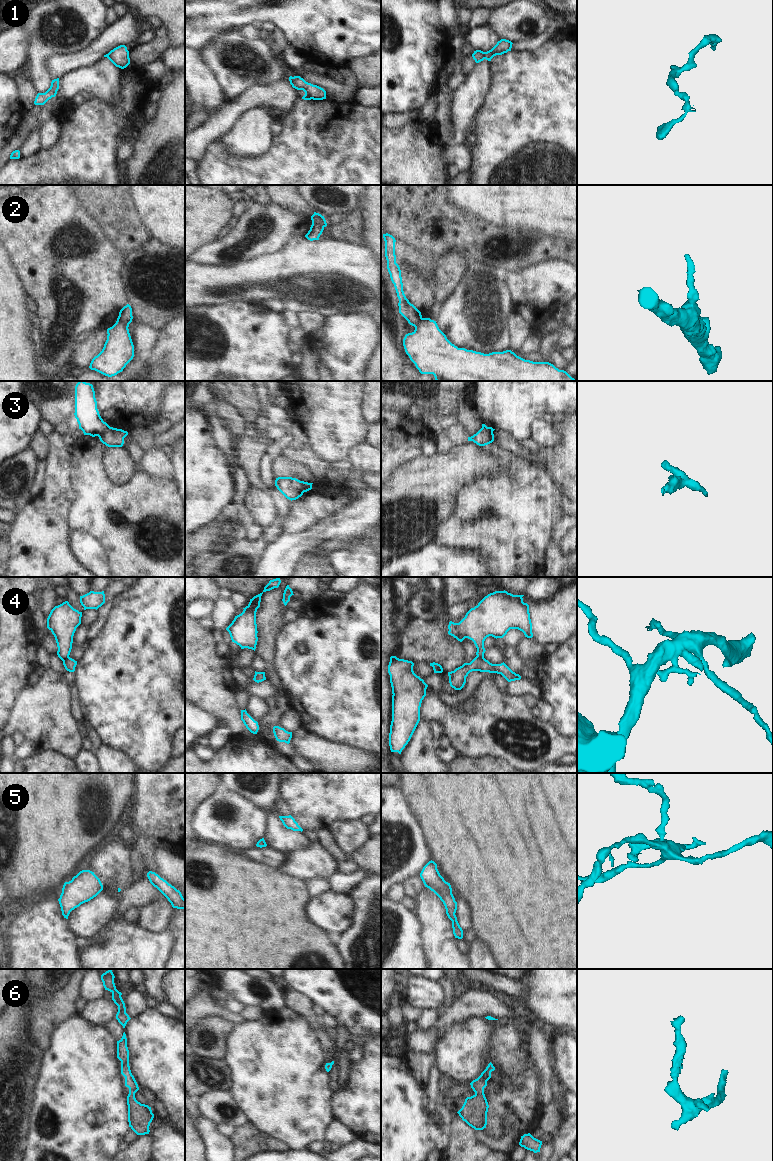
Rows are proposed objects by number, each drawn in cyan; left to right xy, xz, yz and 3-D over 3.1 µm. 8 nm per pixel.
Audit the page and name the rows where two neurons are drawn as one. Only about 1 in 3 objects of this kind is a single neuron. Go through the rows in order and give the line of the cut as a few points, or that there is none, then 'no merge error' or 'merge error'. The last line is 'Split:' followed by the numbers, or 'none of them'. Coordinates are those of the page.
1: yz (484, 52), (485, 58) | merge error
2: xy (117, 320), (128, 324) | merge error
3: xy (109, 426), (98, 436) | merge error
4: yz (477, 655), (483, 657) | merge error
5: no cut | no merge error
6: no cut | no merge error
Split: 1, 2, 3, 4

